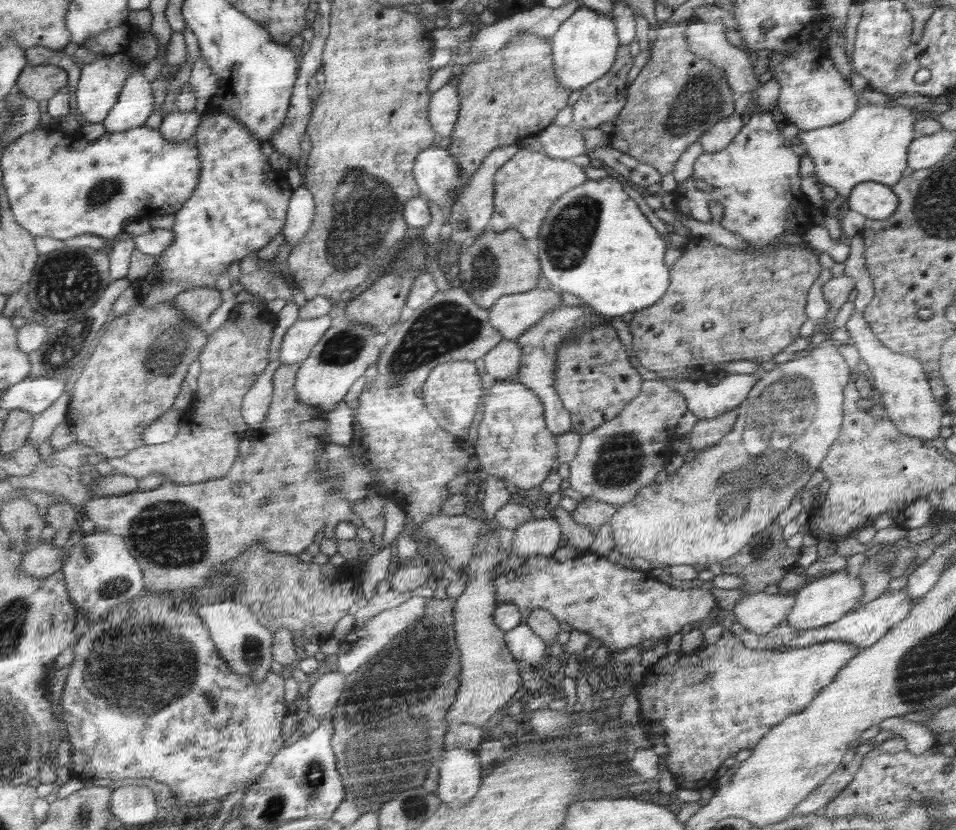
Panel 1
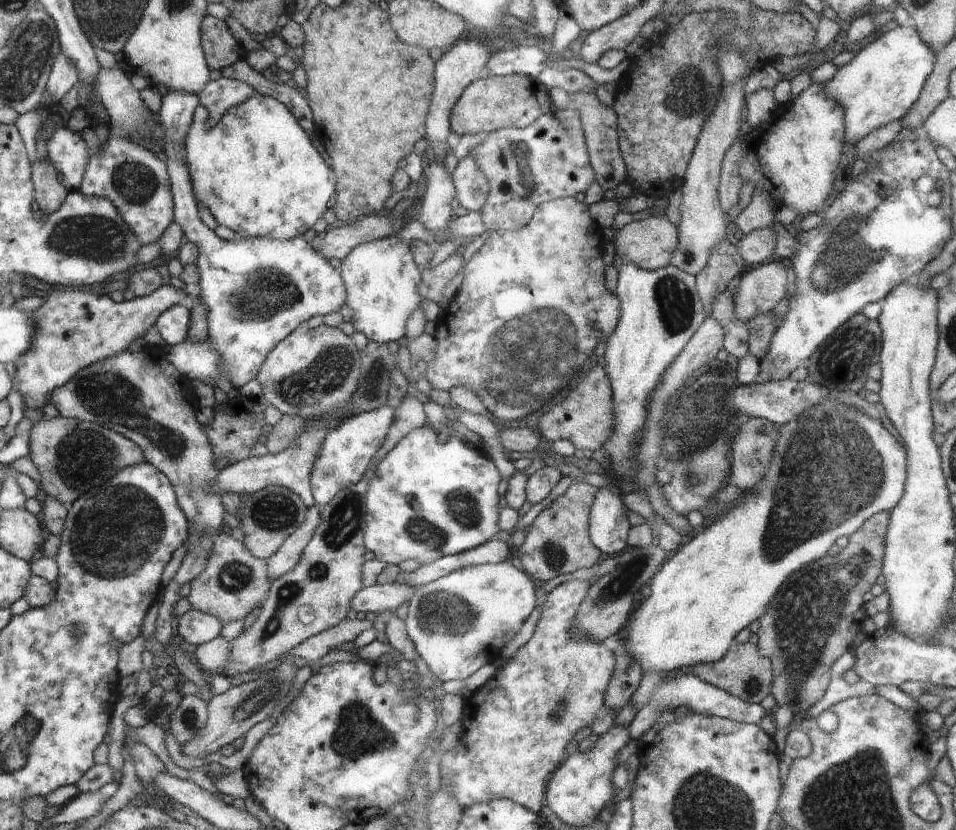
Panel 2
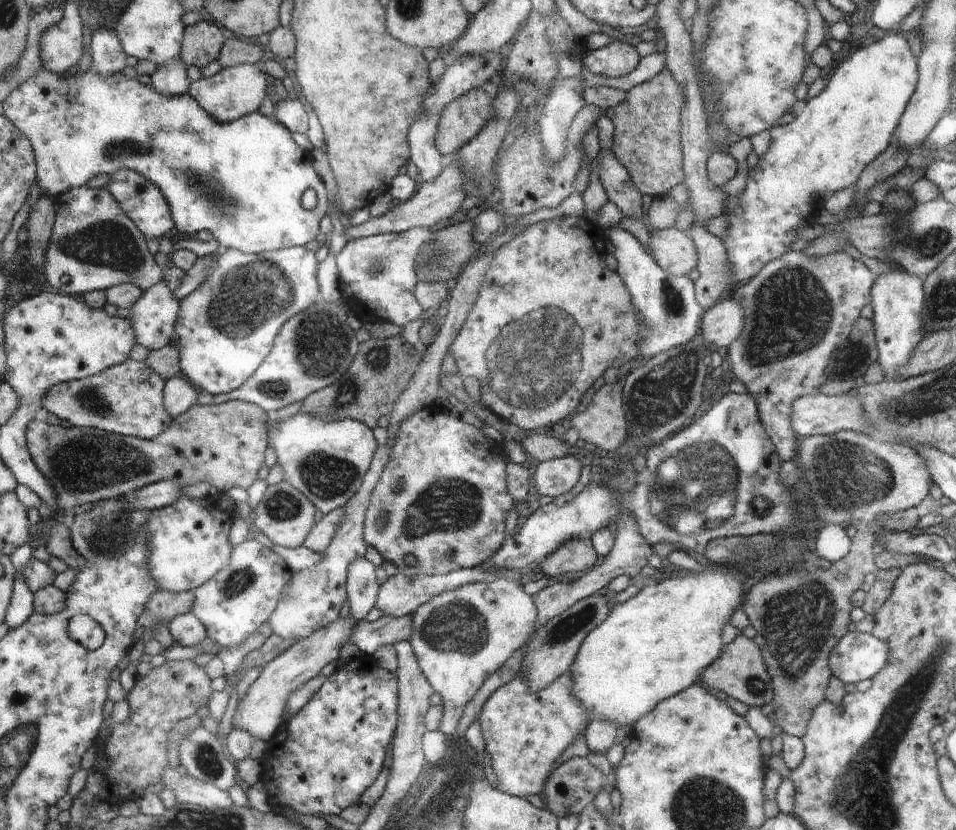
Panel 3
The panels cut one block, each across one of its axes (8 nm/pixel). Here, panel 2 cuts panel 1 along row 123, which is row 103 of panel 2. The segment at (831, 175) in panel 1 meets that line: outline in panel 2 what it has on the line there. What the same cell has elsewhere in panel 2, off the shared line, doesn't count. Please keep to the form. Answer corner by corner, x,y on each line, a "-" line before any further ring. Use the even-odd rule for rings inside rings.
896,25
885,29
885,33
875,42
860,50
850,63
844,65
837,74
825,84
827,95
843,107
846,120
845,144
854,148
875,128
885,126
892,121
904,118
922,97
923,87
935,69
937,54
930,45
923,42
922,36
912,25

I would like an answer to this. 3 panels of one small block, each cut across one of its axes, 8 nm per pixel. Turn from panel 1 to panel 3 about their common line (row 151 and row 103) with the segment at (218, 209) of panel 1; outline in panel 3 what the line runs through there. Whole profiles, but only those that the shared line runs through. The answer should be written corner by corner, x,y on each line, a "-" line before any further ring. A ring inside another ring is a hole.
241,64
224,68
216,76
202,77
193,81
189,92
196,100
220,122
234,122
237,118
246,117
250,112
258,111
264,94
266,94
266,76
256,65

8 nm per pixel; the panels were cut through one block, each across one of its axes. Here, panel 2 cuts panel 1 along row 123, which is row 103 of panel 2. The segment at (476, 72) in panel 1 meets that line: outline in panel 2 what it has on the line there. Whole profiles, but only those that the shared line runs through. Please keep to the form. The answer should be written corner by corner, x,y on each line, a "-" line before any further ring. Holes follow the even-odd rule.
489,74
480,81
472,82
467,91
459,99
451,115
452,133
462,135
493,134
498,130
509,127
521,129
533,125
546,114
553,114
557,107
553,105
552,94
548,86
534,78
507,75

